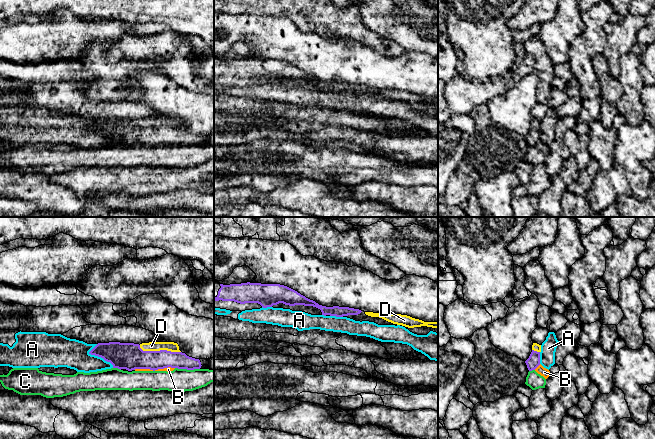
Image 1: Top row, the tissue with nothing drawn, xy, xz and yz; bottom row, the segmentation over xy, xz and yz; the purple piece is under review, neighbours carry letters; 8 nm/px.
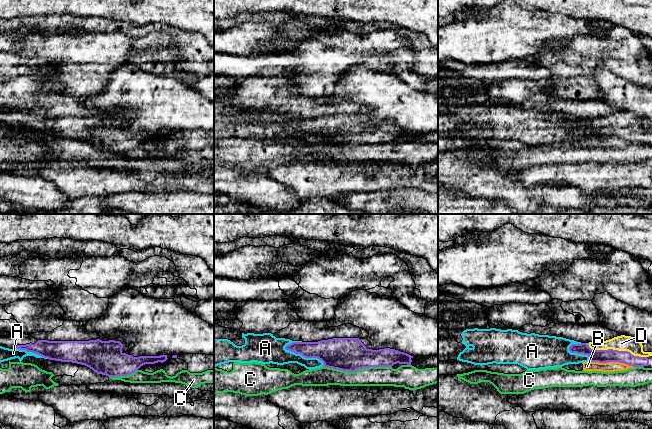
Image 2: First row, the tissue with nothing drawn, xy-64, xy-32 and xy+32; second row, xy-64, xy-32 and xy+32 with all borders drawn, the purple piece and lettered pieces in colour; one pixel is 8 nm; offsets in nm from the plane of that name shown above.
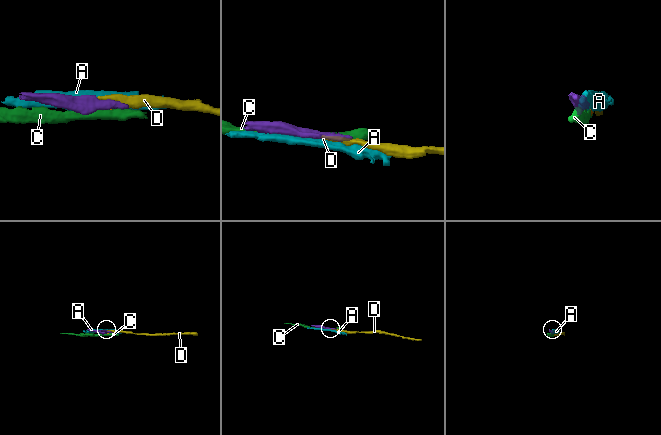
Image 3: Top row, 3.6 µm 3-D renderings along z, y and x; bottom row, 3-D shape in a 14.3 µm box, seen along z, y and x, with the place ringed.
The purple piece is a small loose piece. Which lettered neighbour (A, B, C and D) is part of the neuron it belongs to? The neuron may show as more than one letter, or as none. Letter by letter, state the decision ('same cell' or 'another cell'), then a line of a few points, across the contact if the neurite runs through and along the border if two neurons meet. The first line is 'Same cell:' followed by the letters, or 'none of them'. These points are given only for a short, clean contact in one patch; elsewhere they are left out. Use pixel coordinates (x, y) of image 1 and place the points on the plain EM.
Same cell: D
A: another cell
B: another cell | xy (174, 143), (154, 146), (134, 145)
C: another cell
D: same cell | xy (130, 132), (155, 131), (160, 126), (155, 126), (151, 122)

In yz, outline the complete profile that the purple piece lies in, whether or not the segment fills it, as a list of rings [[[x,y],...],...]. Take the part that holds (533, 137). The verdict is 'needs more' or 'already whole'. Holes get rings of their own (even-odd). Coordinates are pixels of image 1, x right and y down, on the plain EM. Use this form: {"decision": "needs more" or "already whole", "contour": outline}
{"decision": "needs more", "contour": [[[533,119],[532,128],[529,134],[525,137],[529,147],[535,146],[540,141],[541,121]]]}

